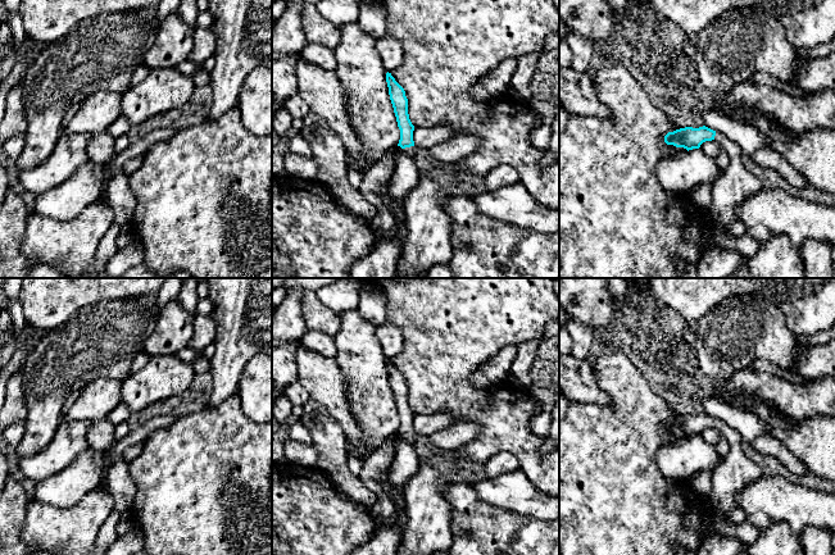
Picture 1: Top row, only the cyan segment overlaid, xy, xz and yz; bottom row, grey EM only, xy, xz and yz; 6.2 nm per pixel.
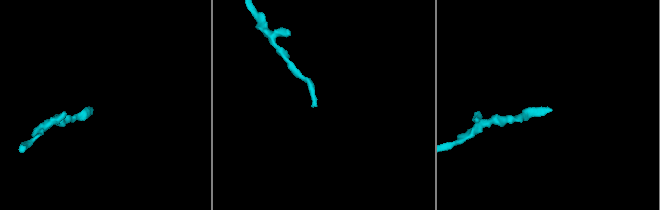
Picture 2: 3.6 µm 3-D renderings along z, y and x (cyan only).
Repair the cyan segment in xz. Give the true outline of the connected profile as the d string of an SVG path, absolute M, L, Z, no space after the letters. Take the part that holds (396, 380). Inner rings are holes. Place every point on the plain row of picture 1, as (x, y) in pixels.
M389 359L386 360L386 369L398 414L400 417L400 427L398 433L404 436L410 443L414 443L417 441L413 428L414 413L409 406L405 378Z

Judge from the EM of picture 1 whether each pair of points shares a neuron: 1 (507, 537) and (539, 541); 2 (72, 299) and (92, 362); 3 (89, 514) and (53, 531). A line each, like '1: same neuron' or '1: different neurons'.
1: same neuron
2: different neurons
3: same neuron

